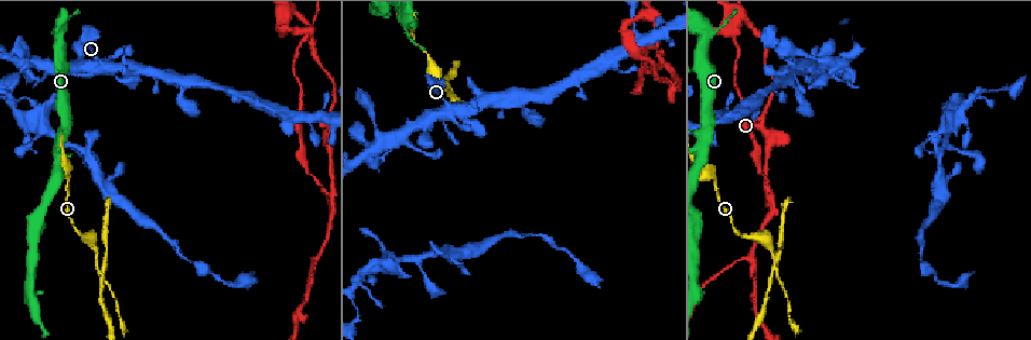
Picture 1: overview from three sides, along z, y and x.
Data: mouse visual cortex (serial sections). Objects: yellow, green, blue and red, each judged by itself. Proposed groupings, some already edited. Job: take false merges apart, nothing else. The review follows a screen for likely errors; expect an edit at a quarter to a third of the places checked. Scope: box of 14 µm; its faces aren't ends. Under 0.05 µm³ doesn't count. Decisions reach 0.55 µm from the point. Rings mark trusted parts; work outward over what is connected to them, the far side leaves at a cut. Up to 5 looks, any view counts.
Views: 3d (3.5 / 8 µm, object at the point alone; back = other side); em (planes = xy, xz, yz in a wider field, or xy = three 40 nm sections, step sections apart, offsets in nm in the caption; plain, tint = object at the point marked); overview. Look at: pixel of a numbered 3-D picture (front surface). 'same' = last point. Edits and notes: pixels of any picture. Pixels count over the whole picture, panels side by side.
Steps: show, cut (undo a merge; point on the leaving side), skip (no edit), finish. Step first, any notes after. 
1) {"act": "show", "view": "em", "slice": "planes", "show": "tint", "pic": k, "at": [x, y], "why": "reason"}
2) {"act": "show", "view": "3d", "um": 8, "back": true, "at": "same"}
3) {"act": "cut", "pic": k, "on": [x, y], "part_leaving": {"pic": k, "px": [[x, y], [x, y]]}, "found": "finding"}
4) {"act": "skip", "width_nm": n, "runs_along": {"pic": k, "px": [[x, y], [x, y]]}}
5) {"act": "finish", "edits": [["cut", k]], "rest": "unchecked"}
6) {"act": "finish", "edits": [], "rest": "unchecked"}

{"act": "show", "view": "3d", "um": 3.5, "pic": 1, "at": [58, 31], "why": "arms part here"}

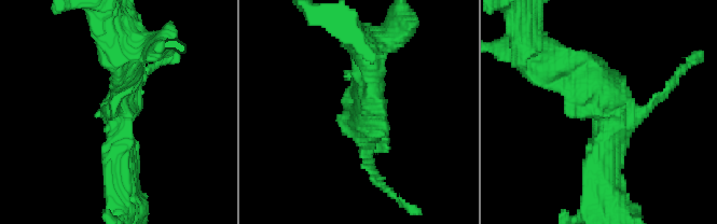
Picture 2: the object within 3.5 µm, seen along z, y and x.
{"act": "show", "view": "em", "slice": "xy", "step": 3, "show": "tint", "pic": 2, "at": [119, 114]}

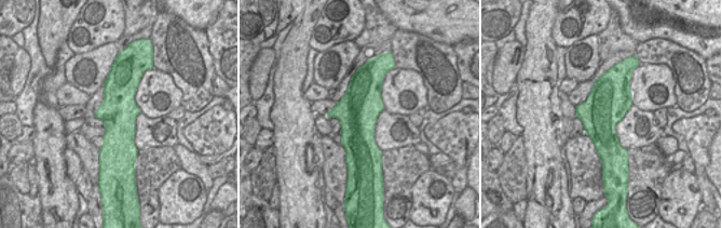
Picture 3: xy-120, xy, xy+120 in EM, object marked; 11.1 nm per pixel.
{"act": "skip", "found": "all the same cell"}

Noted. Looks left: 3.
{"act": "show", "view": "3d", "um": 3.5, "pic": 1, "at": [769, 190], "why": "three arms meet"}

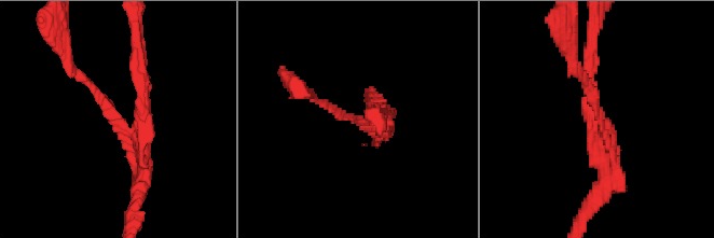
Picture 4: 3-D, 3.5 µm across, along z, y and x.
{"act": "show", "view": "em", "slice": "xy", "step": 3, "show": "tint", "pic": 4, "at": [365, 121], "arms": 3, "arm_widths_nm": [150, 150, 250], "why": "need the tissue"}

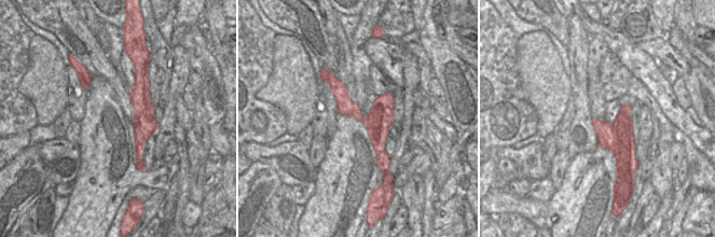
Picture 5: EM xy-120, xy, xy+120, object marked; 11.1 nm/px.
{"act": "show", "view": "em", "slice": "xy", "step": 5, "show": "tint", "at": "same"}

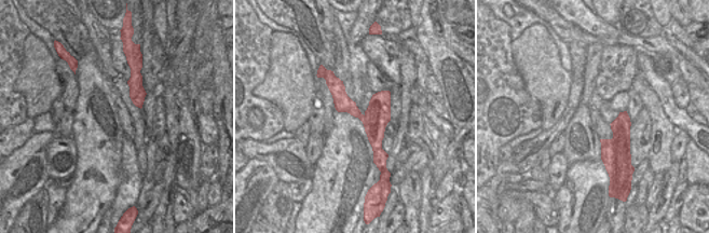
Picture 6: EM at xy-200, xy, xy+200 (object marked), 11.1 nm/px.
{"act": "cut", "pic": 4, "on": [137, 214], "part_leaving": {"pic": 4, "px": [[133, 132], [142, 126], [136, 32]]}, "found": "two cells meet here"}

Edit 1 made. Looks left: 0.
{"act": "finish", "edits": [["cut", 4]], "rest": "unchecked"}

